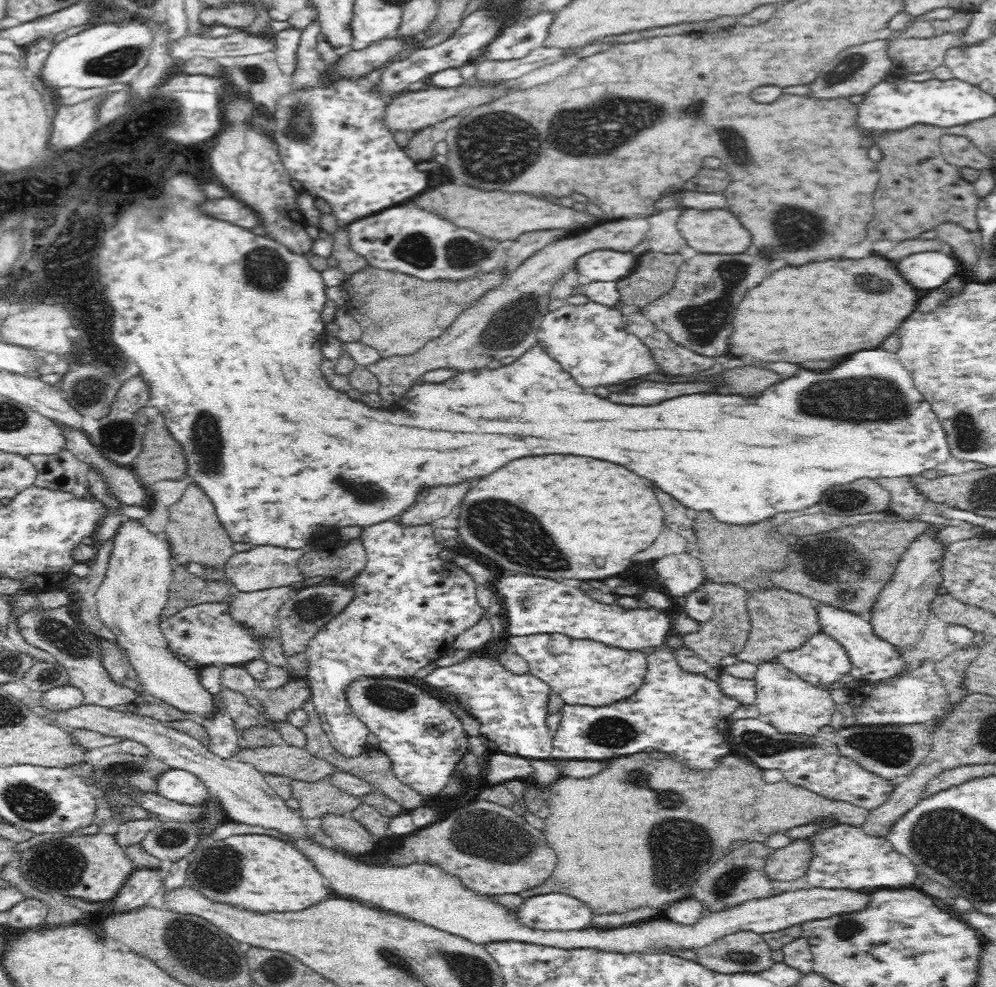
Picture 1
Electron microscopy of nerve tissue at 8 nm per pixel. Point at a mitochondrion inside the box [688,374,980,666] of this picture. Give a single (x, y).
(834, 562)

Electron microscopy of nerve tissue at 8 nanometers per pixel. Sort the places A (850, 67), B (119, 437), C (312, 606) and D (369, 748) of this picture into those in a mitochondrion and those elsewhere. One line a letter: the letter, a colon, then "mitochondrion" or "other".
A: mitochondrion
B: mitochondrion
C: mitochondrion
D: other

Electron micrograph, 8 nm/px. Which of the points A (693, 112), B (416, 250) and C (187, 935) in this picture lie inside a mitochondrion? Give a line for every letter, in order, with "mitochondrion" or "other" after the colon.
A: mitochondrion
B: mitochondrion
C: mitochondrion

